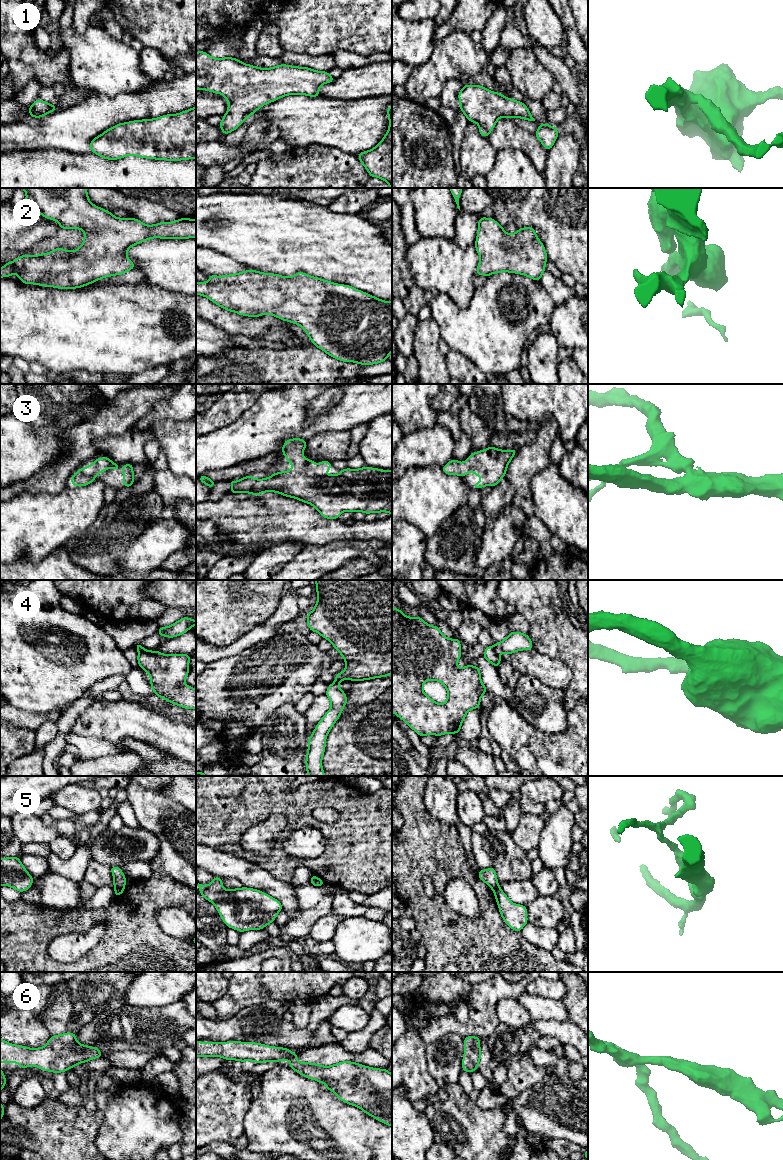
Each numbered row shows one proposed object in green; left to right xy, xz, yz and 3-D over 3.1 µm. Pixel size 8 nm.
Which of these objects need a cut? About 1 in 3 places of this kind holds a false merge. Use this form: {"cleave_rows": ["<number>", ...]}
{"cleave_rows": ["4", "5", "6"]}

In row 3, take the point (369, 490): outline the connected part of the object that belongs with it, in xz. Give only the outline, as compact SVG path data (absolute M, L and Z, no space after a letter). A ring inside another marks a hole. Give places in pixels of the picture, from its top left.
M300 438L285 440L281 452L289 464L293 465L290 471L276 472L265 479L255 479L247 475L238 481L229 481L232 487L230 493L246 492L259 496L263 492L276 492L309 503L326 519L338 519L345 511L392 514L392 470L365 466L361 469L342 469L336 475L325 475L324 471L332 469L331 462L324 460L317 465L313 460L306 459L302 455L306 446L307 441Z

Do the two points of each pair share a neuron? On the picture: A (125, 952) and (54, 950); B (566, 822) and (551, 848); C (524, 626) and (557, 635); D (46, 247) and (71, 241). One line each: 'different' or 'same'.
A: different
B: same
C: different
D: same

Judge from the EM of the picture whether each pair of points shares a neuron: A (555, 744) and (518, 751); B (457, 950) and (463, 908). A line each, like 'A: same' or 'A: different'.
A: same
B: different

